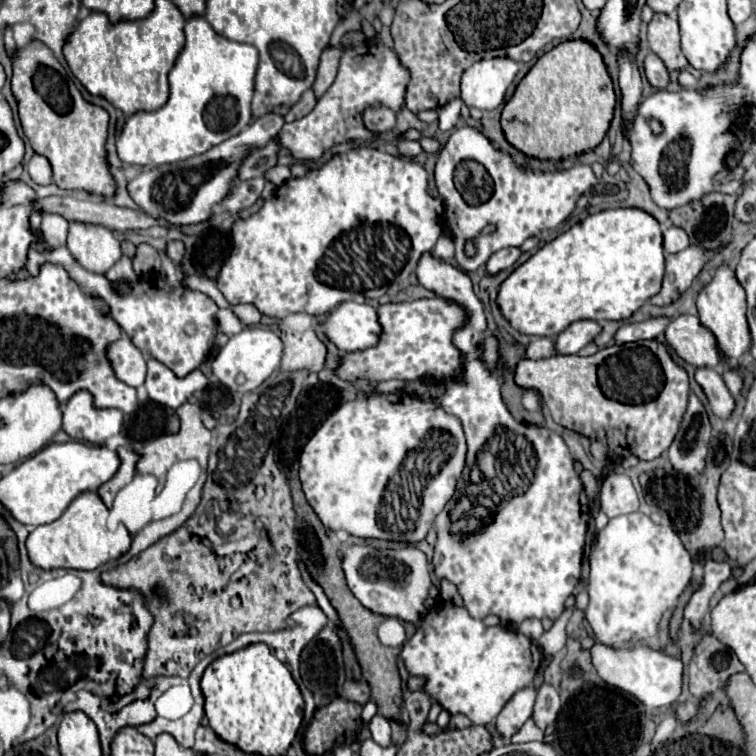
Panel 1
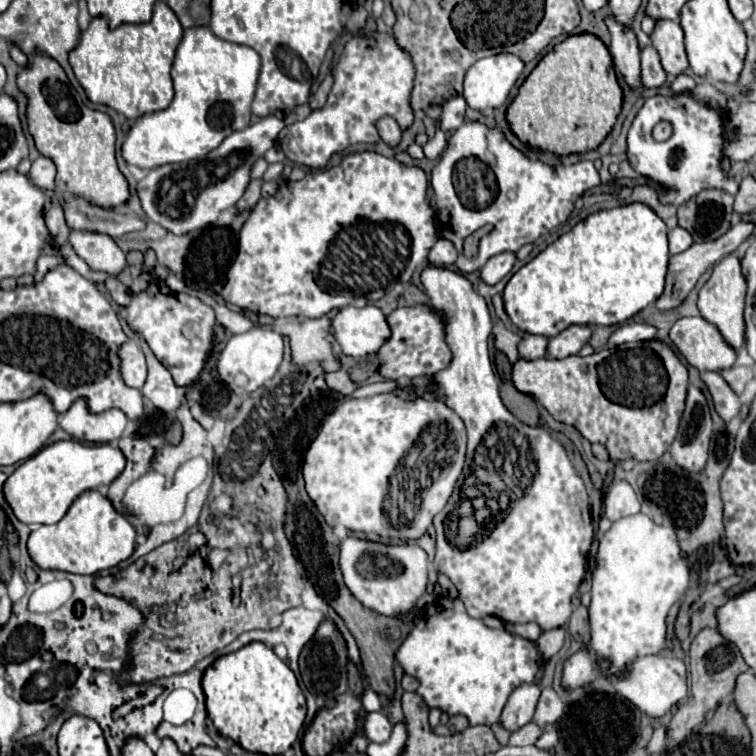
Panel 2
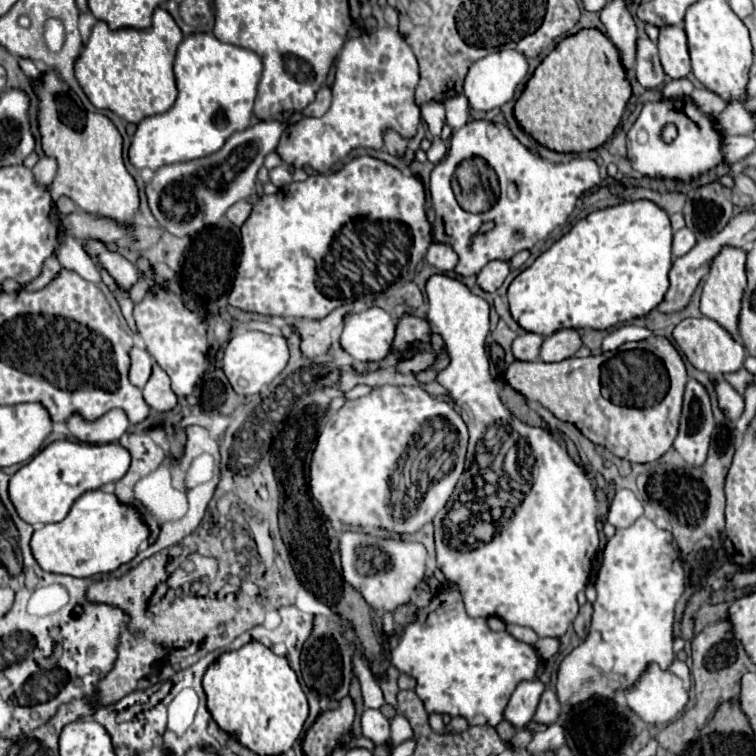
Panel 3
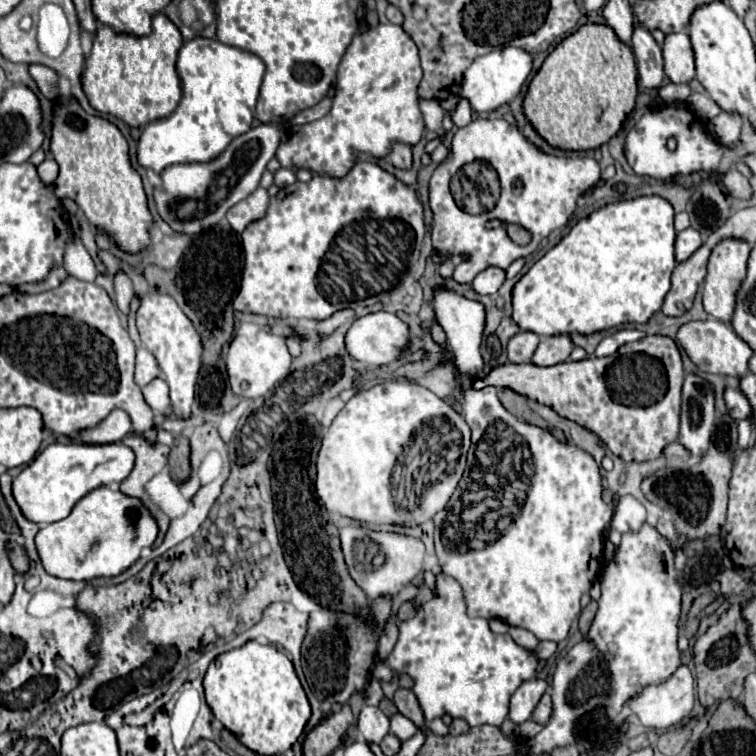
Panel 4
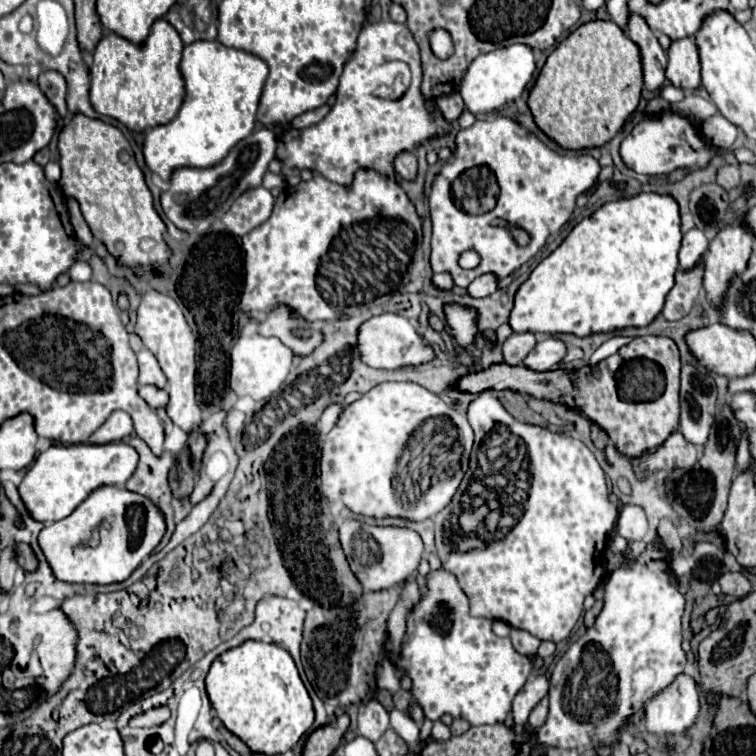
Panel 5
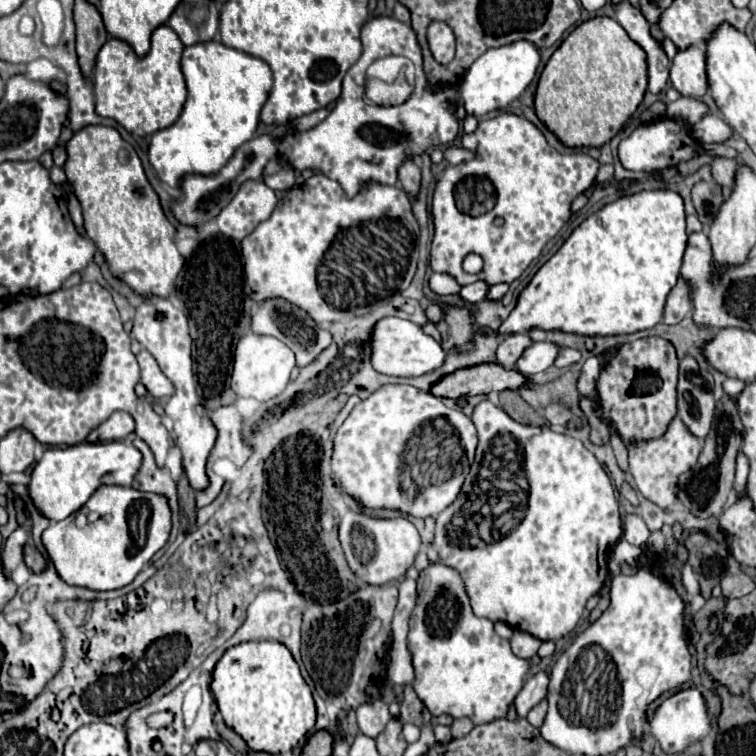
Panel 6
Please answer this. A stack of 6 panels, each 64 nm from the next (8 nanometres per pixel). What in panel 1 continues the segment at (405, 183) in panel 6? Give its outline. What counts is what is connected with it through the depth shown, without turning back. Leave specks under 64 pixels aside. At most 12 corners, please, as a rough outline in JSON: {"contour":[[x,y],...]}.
{"contour":[[382,104],[364,112],[364,124],[372,132],[394,128],[396,116]]}

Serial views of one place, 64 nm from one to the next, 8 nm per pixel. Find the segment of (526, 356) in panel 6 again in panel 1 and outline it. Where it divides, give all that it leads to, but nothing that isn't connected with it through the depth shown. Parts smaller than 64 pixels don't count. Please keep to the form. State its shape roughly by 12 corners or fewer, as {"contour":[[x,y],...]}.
{"contour":[[578,320],[558,336],[558,354],[578,354],[602,326],[596,320]]}

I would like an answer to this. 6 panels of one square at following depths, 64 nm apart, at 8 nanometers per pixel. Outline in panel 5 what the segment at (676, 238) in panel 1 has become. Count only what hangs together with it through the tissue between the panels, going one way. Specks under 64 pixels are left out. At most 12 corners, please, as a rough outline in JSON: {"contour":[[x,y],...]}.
{"contour":[[702,230],[684,232],[680,268],[688,270],[708,252]]}

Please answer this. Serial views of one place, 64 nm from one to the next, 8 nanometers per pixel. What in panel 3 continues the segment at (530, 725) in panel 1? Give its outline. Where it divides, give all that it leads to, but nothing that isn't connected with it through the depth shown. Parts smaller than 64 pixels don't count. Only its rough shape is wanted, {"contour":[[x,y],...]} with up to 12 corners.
{"contour":[[522,728],[510,740],[510,746],[528,746],[532,730]]}

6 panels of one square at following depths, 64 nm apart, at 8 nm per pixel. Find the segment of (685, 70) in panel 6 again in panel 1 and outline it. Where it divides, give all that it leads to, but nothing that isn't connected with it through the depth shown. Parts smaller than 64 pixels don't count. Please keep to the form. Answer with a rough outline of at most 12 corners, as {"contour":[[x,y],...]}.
{"contour":[[668,14],[648,22],[648,46],[668,70],[688,66],[678,22]]}

